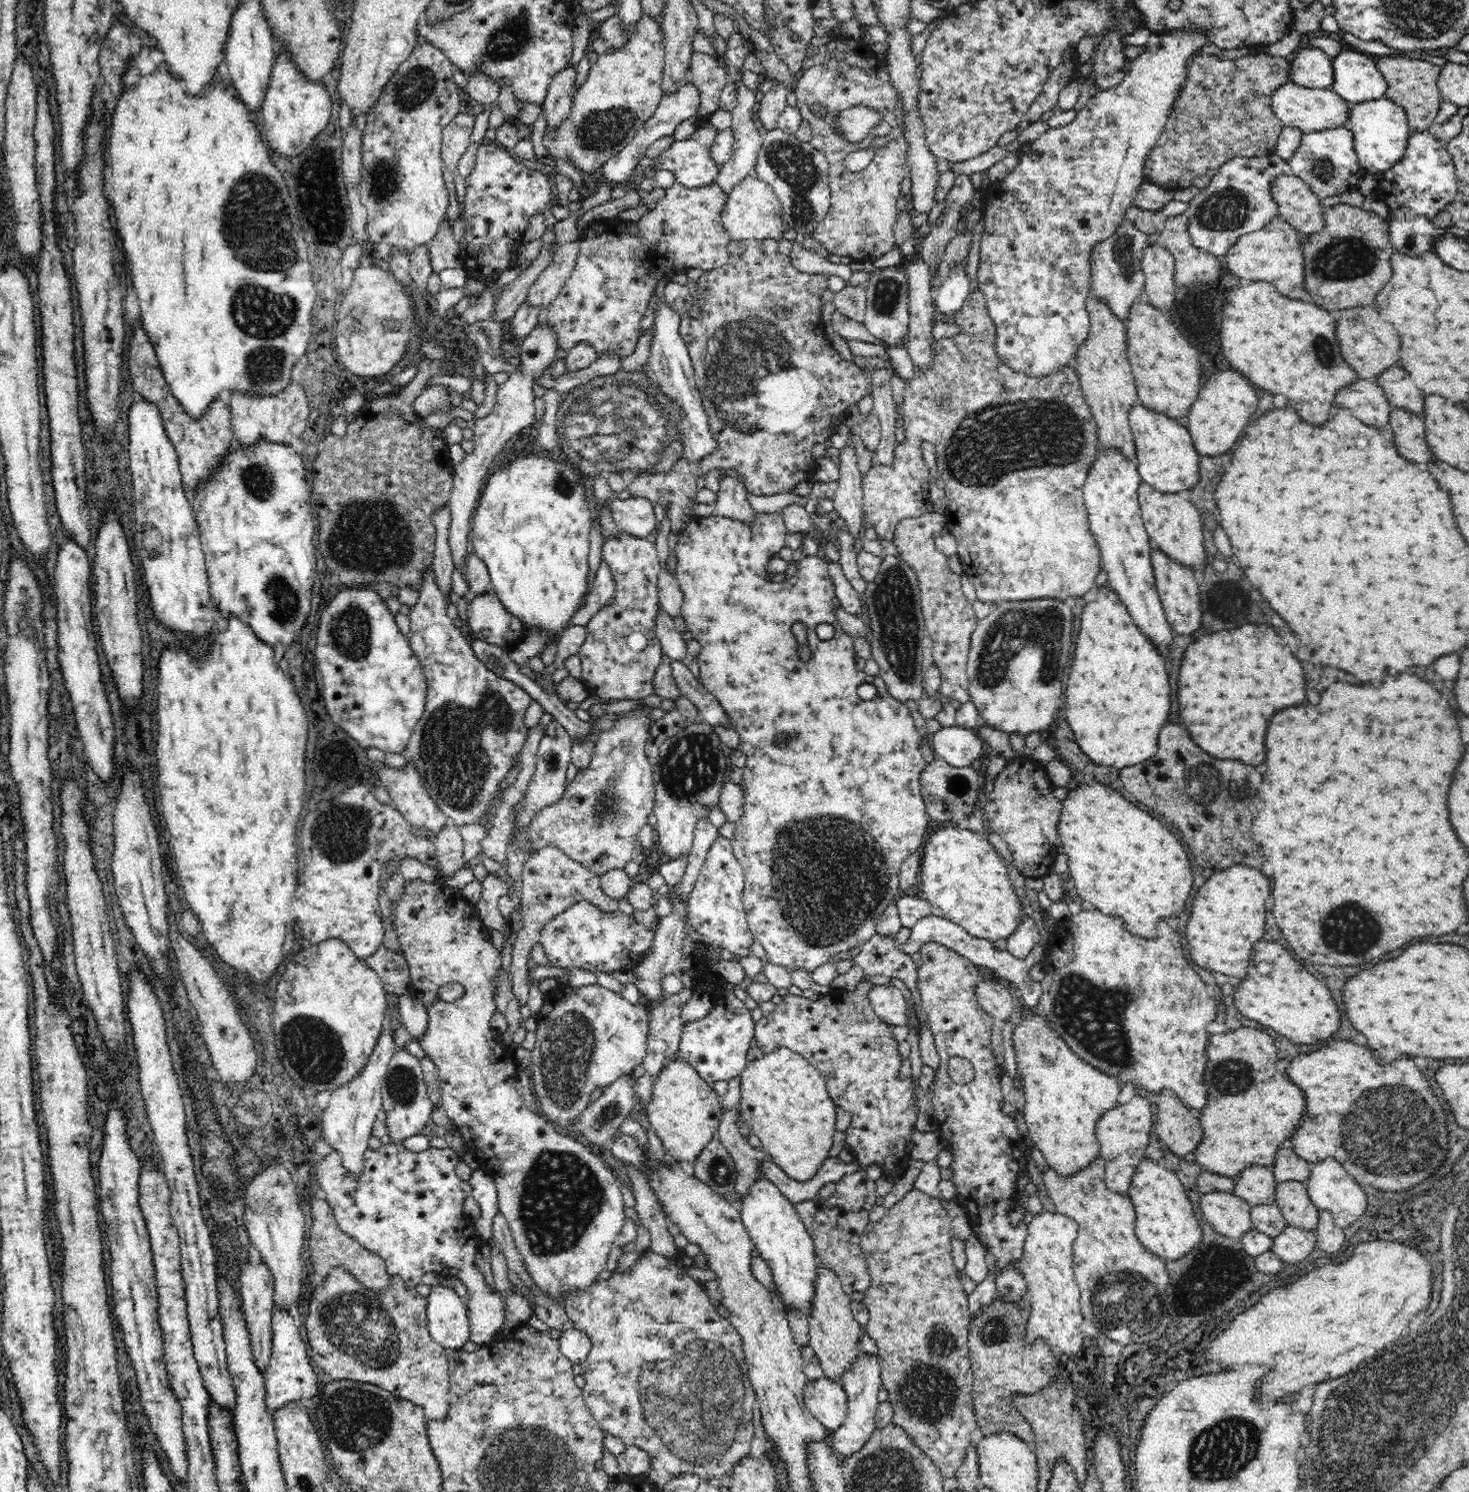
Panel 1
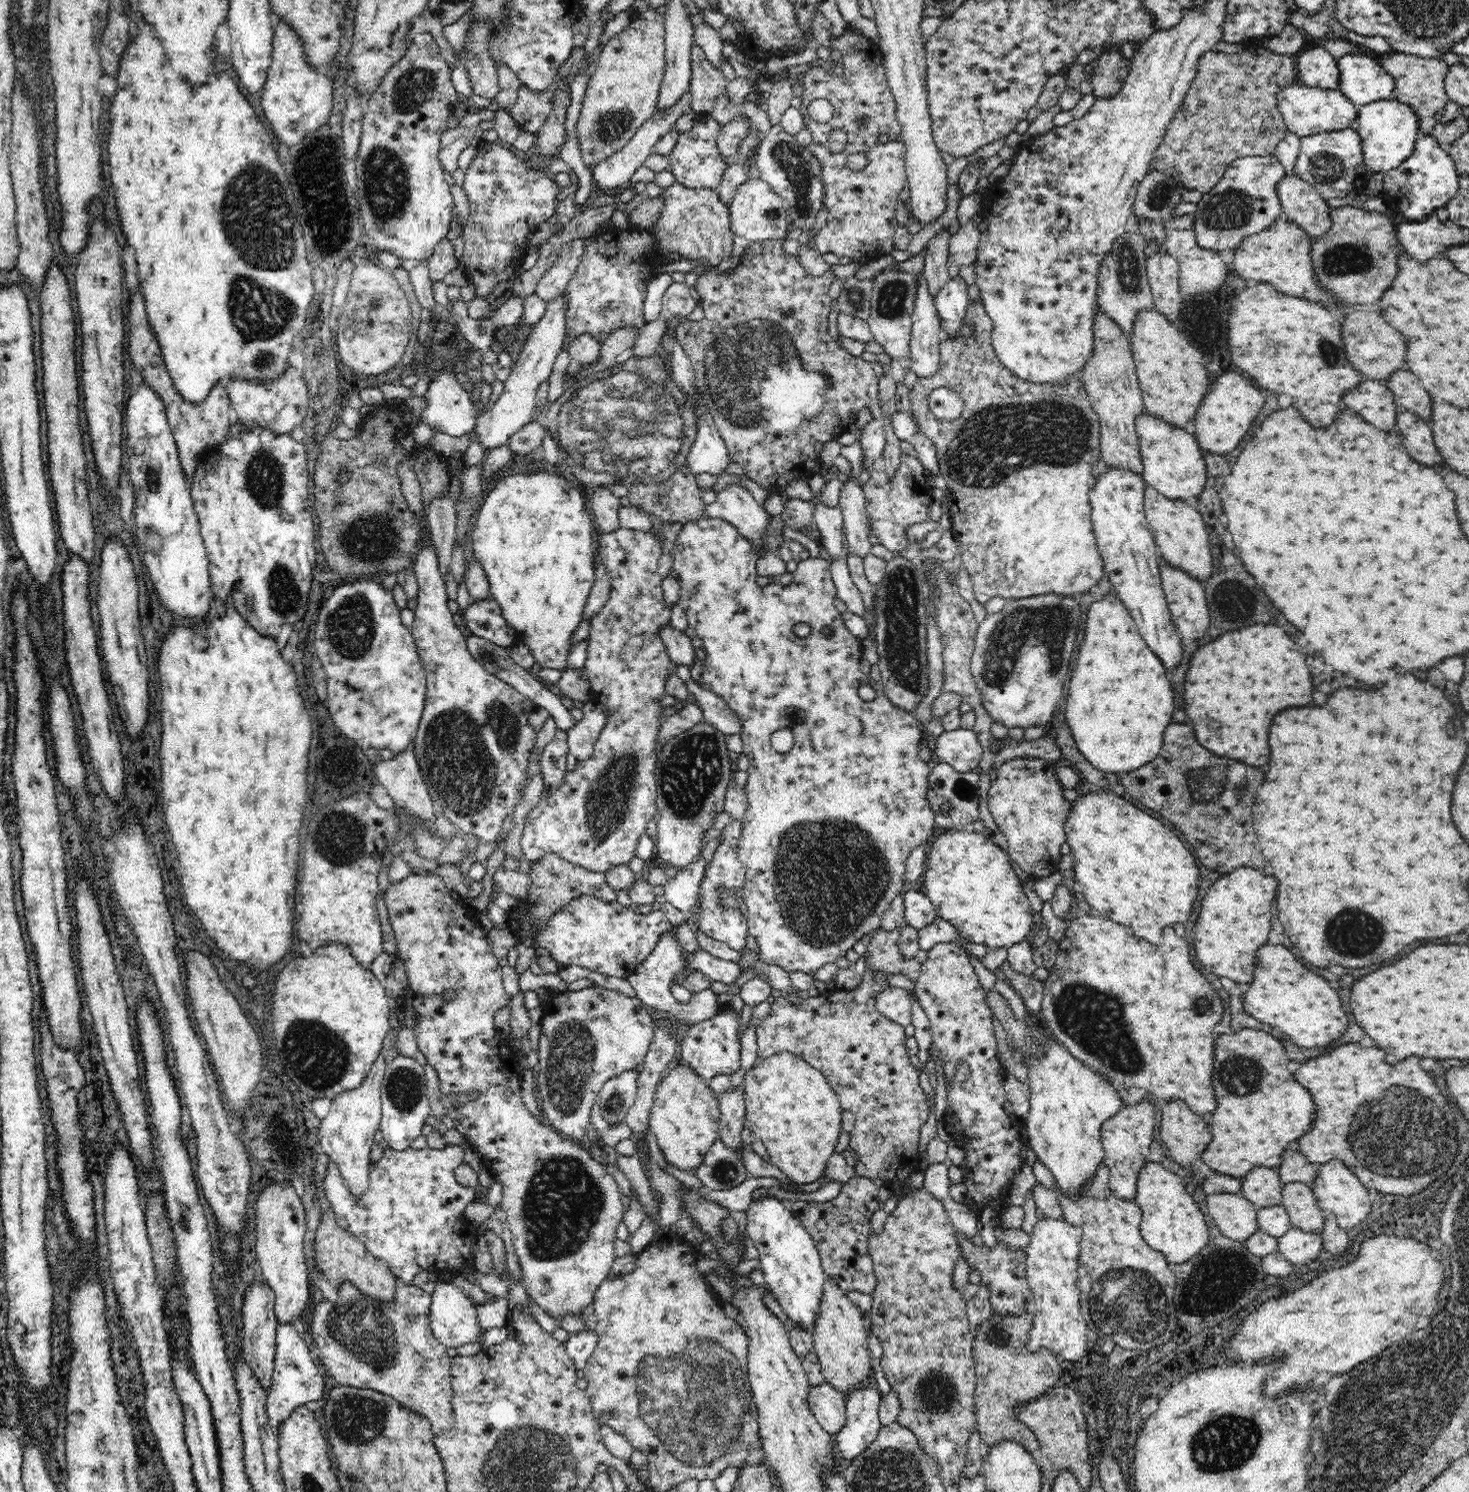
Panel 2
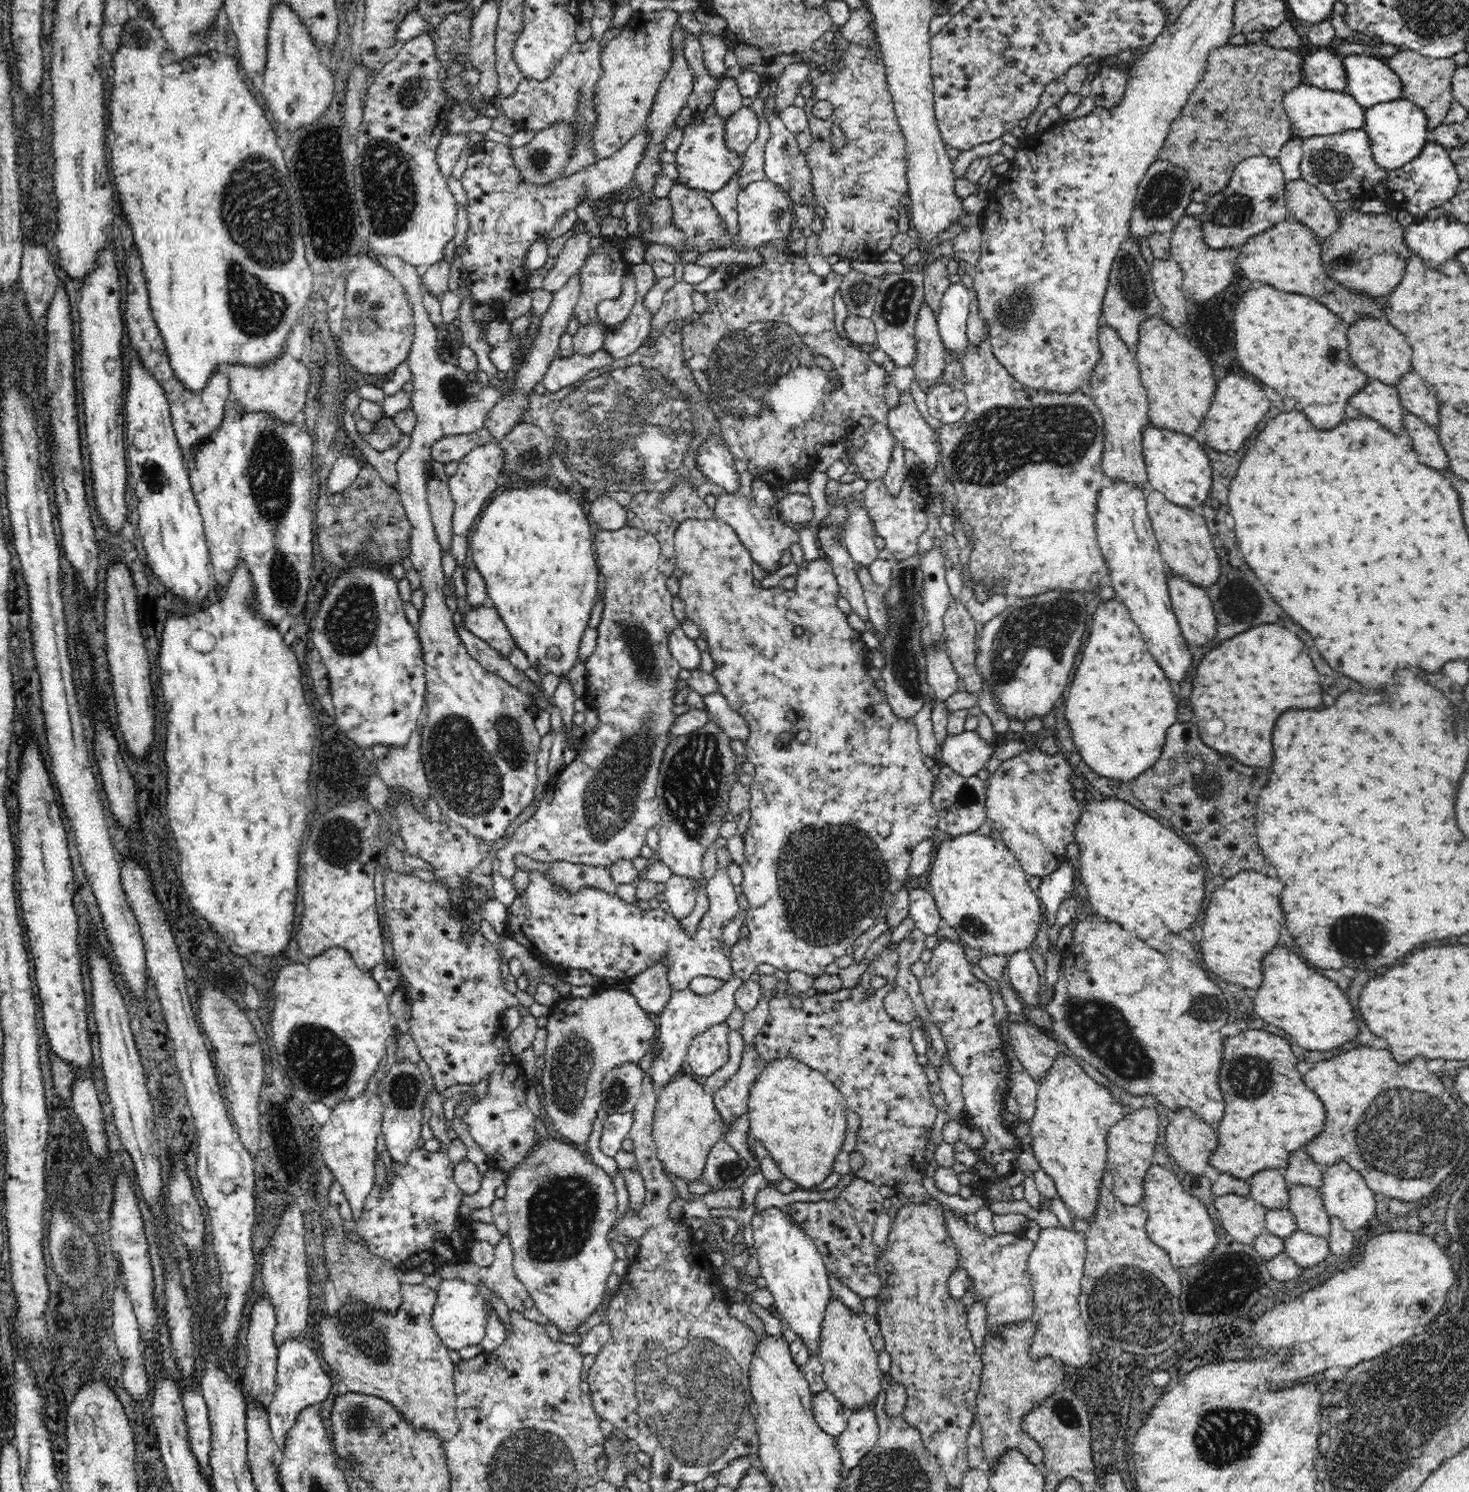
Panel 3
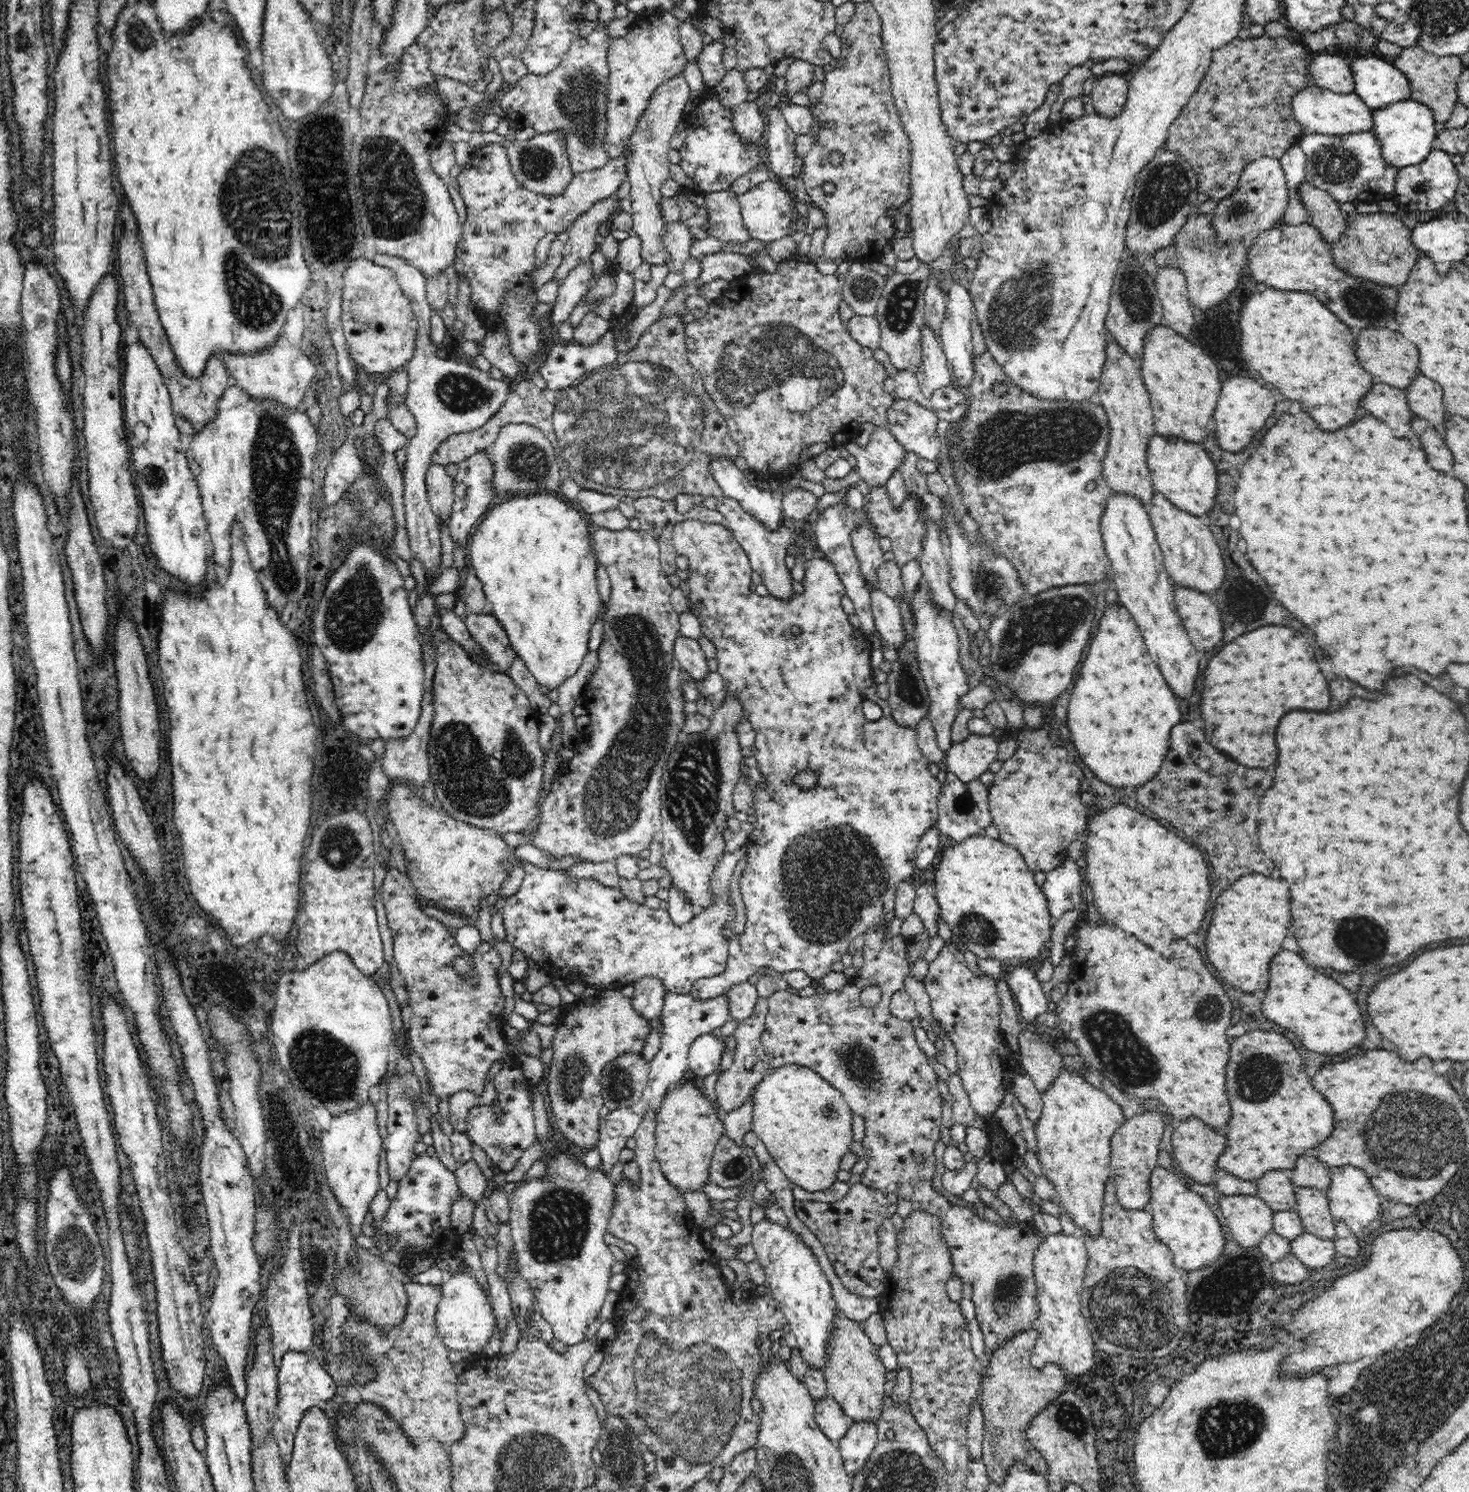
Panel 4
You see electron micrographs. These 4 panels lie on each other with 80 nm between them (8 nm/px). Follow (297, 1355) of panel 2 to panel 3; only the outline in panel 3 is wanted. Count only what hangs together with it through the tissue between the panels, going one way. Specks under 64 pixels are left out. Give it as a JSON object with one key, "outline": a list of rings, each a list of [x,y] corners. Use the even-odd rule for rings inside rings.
{"outline":[[[286,1338],[277,1346],[277,1372],[275,1376],[275,1390],[271,1396],[269,1413],[269,1425],[273,1430],[273,1438],[283,1450],[283,1440],[290,1426],[294,1426],[300,1410],[312,1407],[313,1404],[326,1404],[330,1396],[332,1382],[328,1378],[328,1372],[324,1372],[320,1360],[316,1354],[306,1347],[298,1338]]]}

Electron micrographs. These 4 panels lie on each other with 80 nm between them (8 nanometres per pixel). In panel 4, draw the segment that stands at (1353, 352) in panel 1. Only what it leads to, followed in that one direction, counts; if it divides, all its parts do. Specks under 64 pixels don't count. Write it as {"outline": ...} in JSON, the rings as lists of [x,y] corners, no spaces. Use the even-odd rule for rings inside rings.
{"outline":[[[1366,328],[1358,332],[1358,352],[1356,352],[1362,368],[1376,376],[1376,382],[1386,382],[1396,388],[1410,386],[1410,382],[1418,376],[1418,348],[1404,340],[1402,334],[1392,332],[1388,328]]]}

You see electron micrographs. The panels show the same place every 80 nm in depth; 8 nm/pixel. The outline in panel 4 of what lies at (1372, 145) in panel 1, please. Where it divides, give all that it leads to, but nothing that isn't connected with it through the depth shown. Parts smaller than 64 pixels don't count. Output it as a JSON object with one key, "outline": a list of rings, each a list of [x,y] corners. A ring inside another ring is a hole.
{"outline":[[[1412,99],[1392,102],[1388,106],[1376,108],[1371,115],[1371,130],[1378,137],[1382,158],[1386,163],[1399,169],[1420,163],[1433,148],[1439,125],[1434,122],[1434,113],[1426,105]]]}

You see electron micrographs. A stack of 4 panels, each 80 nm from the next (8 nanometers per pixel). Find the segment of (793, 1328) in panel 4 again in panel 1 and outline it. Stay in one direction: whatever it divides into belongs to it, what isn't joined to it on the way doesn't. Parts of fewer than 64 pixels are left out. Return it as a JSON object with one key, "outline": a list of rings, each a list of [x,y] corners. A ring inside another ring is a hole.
{"outline":[[[759,1179],[751,1186],[739,1209],[752,1243],[770,1267],[777,1291],[782,1294],[782,1306],[788,1305],[794,1311],[809,1313],[814,1296],[815,1259],[818,1256],[814,1252],[814,1242],[795,1211],[794,1204],[770,1180]]]}

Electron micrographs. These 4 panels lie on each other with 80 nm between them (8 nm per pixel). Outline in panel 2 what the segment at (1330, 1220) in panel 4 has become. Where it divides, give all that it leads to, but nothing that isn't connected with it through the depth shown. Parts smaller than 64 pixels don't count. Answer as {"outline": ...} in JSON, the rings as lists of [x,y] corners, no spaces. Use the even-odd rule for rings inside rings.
{"outline":[[[1302,1182],[1283,1184],[1281,1206],[1286,1209],[1292,1227],[1318,1235],[1323,1232],[1324,1211],[1318,1206],[1311,1185]]]}

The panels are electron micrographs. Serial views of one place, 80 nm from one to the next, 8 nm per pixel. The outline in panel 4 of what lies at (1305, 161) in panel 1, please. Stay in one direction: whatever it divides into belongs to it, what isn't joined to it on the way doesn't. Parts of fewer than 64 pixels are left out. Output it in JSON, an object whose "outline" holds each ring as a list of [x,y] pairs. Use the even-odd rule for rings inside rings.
{"outline":[[[1372,130],[1359,131],[1358,134],[1307,134],[1299,142],[1306,155],[1306,182],[1326,191],[1339,204],[1377,203],[1386,195],[1394,195],[1398,167],[1392,166],[1382,158],[1378,137]]]}

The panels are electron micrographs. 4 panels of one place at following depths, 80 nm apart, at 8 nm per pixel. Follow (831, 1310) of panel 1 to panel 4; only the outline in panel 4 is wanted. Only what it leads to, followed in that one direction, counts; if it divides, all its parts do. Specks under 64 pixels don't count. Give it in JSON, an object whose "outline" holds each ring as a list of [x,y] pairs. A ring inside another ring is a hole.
{"outline":[[[838,1310],[827,1339],[826,1362],[823,1375],[827,1384],[827,1394],[834,1398],[854,1422],[856,1419],[869,1419],[878,1422],[884,1410],[884,1373],[889,1369],[879,1356],[878,1346],[872,1344],[869,1336],[860,1329],[860,1322],[852,1321]]]}

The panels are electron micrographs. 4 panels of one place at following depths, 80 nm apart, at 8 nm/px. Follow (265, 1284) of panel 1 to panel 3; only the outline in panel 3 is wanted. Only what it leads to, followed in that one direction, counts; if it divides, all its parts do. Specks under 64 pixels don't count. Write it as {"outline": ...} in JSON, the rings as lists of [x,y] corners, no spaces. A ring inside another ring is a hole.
{"outline":[[[268,1302],[256,1306],[250,1316],[246,1334],[248,1364],[245,1373],[250,1389],[250,1398],[260,1399],[267,1409],[275,1390],[277,1372],[277,1343],[274,1333],[277,1326],[273,1306]]]}

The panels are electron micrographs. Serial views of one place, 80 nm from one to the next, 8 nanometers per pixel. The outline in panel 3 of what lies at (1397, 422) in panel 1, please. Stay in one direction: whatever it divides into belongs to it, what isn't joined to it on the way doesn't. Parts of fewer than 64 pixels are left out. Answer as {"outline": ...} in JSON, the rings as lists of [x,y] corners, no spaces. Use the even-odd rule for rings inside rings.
{"outline":[[[1412,412],[1405,413],[1402,423],[1404,423],[1404,432],[1410,436],[1412,446],[1418,452],[1422,464],[1440,470],[1449,466],[1446,451],[1442,448],[1438,432],[1433,426]]]}

